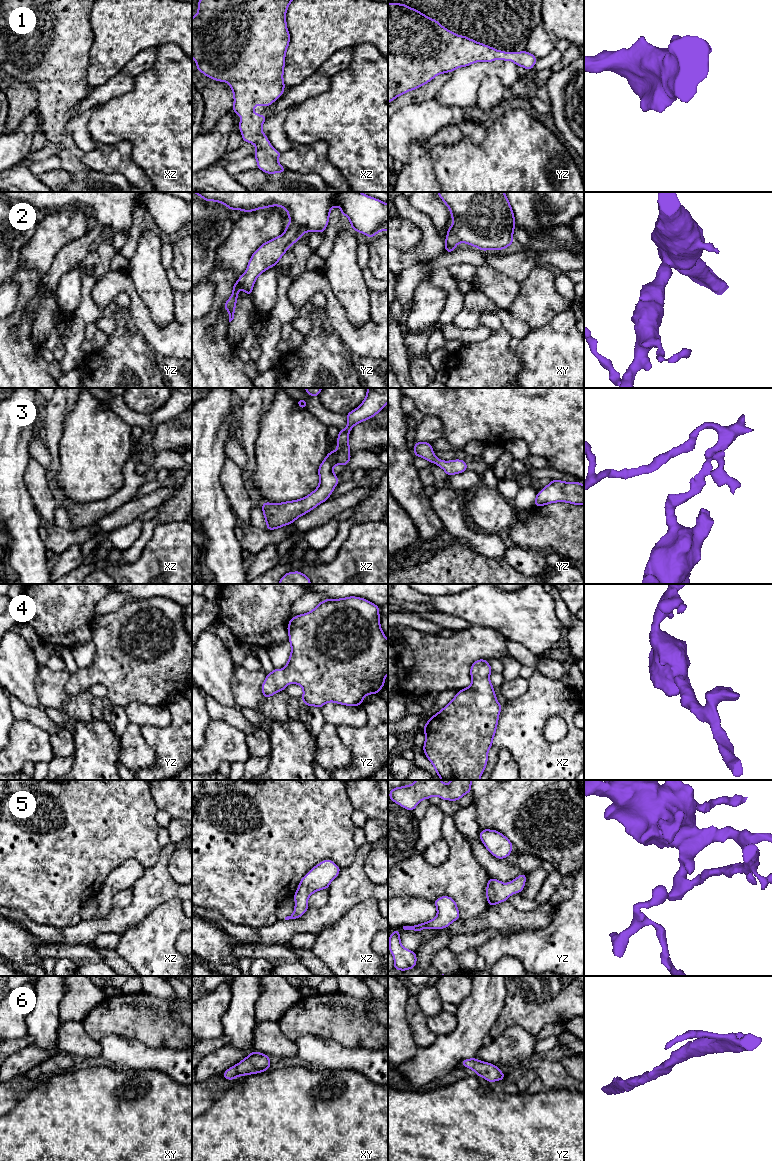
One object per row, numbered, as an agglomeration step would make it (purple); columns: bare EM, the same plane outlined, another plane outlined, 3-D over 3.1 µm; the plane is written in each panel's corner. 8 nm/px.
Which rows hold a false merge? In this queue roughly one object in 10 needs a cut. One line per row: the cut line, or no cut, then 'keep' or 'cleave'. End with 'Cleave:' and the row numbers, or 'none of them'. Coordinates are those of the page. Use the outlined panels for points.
1: no cut | keep
2: no cut | keep
3: no cut | keep
4: no cut | keep
5: no cut | keep
6: no cut | keep
Cleave: none of them

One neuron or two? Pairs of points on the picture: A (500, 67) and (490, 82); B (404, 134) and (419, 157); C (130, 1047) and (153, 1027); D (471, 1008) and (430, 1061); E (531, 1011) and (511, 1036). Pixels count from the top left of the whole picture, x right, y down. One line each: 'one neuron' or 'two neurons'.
A: two neurons
B: two neurons
C: two neurons
D: one neuron
E: two neurons

